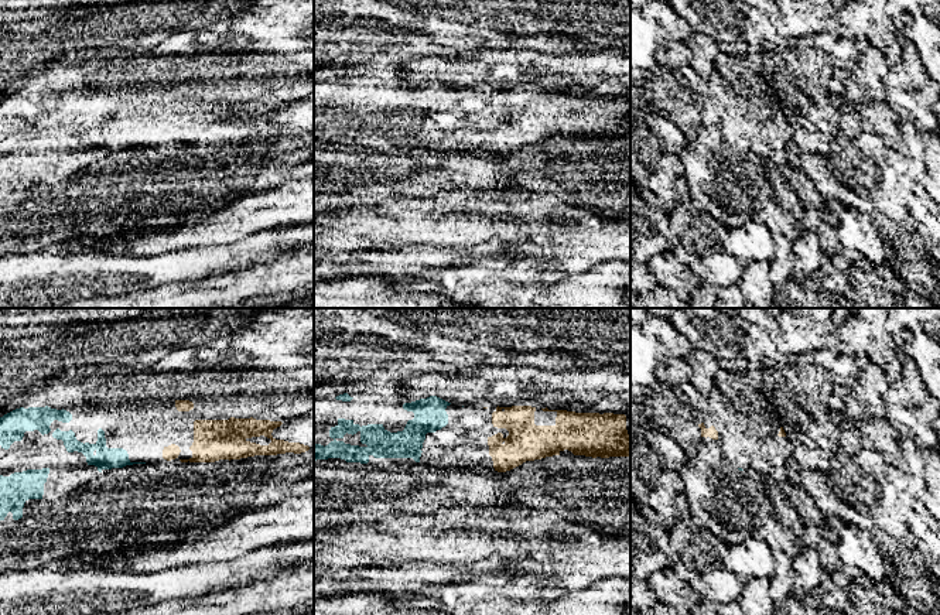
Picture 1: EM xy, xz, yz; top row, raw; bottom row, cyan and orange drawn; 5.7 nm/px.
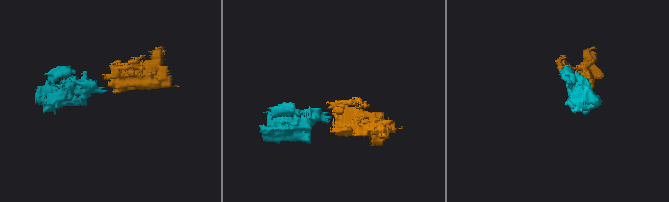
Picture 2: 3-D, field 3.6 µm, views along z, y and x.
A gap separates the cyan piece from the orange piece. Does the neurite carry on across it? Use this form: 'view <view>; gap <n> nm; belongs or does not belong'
view xy; gap 110 nm; belongs

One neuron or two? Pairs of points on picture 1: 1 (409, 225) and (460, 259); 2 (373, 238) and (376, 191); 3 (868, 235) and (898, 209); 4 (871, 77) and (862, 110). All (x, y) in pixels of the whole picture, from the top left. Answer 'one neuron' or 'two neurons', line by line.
1: two neurons
2: one neuron
3: two neurons
4: one neuron

